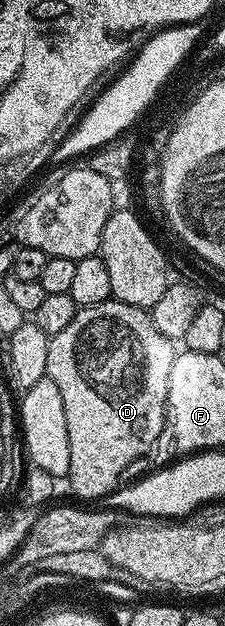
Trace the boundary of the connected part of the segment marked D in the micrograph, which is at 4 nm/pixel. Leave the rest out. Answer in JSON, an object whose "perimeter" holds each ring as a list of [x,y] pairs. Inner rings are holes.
{"perimeter":[[[111,301],[78,310],[60,333],[50,337],[47,376],[56,381],[60,397],[64,397],[64,421],[68,421],[70,474],[68,484],[82,499],[99,501],[119,486],[118,478],[141,455],[155,450],[164,429],[168,377],[172,377],[175,340],[164,337],[145,307]]]}

